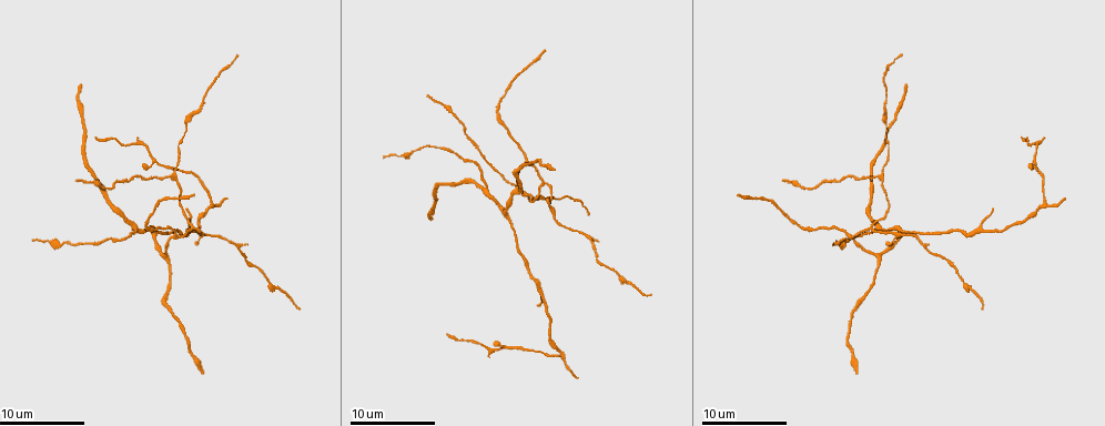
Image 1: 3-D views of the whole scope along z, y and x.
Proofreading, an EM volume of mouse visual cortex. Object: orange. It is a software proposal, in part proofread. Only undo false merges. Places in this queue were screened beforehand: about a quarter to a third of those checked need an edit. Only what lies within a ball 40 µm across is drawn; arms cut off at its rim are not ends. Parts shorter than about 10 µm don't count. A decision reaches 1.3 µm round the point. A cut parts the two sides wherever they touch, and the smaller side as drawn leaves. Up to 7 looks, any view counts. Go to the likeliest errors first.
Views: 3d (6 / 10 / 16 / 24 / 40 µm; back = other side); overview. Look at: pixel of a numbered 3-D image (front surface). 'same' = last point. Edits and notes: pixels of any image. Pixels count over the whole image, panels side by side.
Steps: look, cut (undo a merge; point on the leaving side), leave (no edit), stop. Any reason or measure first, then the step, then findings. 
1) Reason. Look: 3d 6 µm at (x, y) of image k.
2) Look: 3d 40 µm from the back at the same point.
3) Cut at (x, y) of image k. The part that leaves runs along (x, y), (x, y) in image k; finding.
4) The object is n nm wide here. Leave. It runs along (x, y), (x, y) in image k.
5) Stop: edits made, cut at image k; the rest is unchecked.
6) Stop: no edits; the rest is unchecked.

Branch point. Look: 3d 10 µm at (510, 220) of image 1.

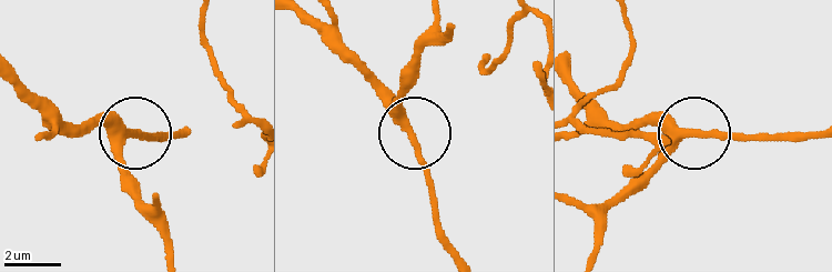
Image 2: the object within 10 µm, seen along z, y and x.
Zoom in. Look: 3d 6 µm at (691, 132) of image 2.

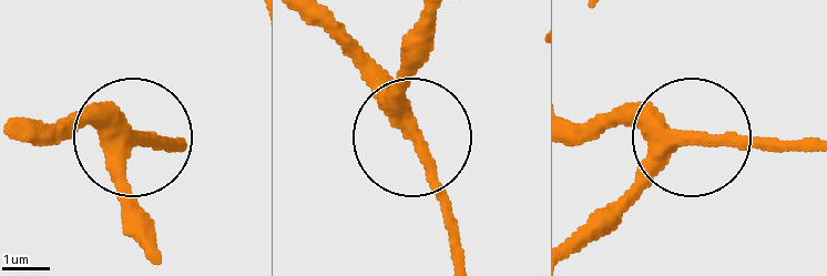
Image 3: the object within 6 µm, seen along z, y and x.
3 arms meet here. Leave. It runs along (418, 121), (406, 129), (406, 37) in image 3; continuous, no second cell.

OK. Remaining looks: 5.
Branch point. Look: 3d 16 µm at (877, 224) of image 1.

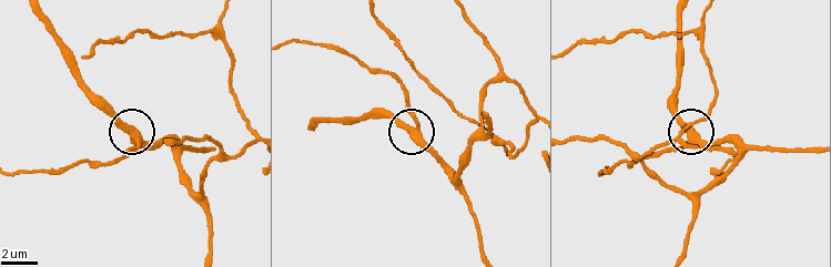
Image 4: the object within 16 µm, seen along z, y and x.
Zoom in. Look: 3d 6 µm at (411, 129) of image 4.

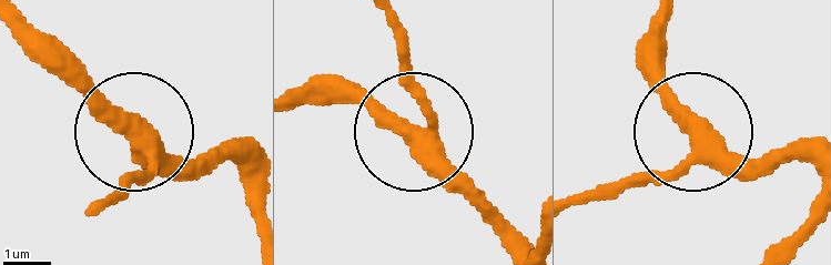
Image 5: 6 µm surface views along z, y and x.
3 arms meet here. Leave. It runs along (254, 162), (171, 159), (139, 142), (115, 202) in image 5; one cell here.

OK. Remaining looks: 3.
Arms part here. Look: 3d 10 µm at (174, 175) of image 1.

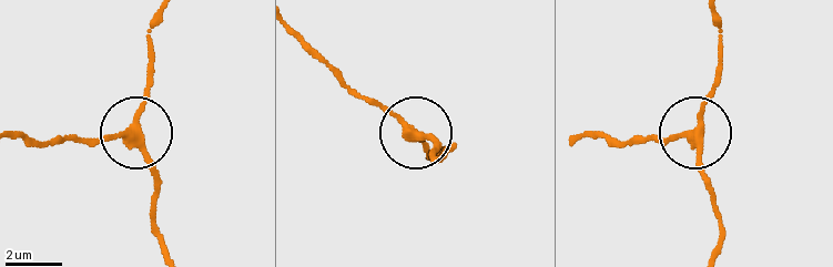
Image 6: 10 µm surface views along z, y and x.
Zoom in. Look: 3d 6 µm at (408, 130) of image 6.

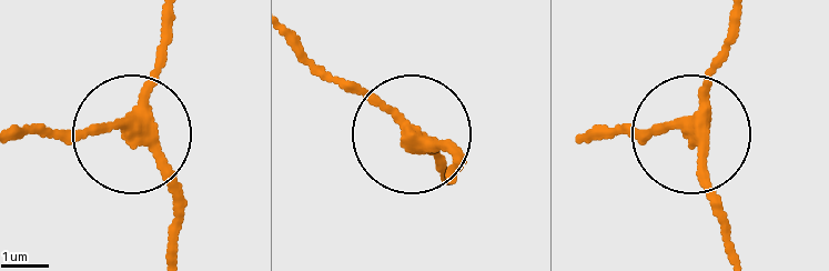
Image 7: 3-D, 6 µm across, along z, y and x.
3 arms meet here. Leave. It runs along (735, 253), (707, 158), (683, 130), (595, 134) in image 7; continuous, no second cell.

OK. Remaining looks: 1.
Stop: no edits; the rest is unchecked.

